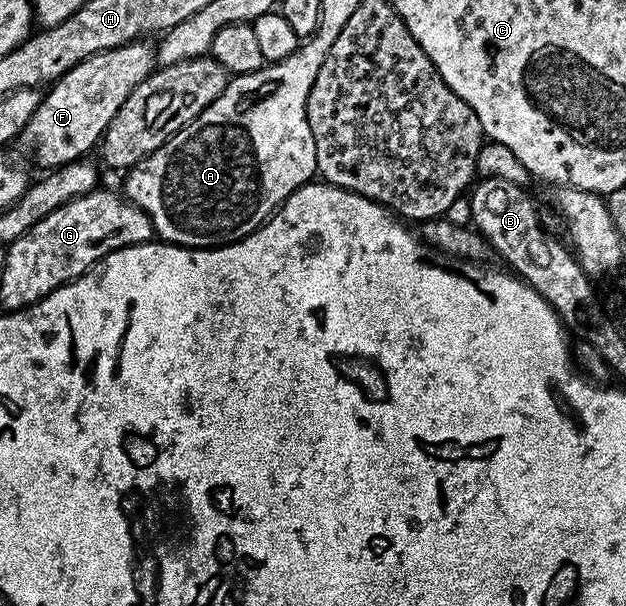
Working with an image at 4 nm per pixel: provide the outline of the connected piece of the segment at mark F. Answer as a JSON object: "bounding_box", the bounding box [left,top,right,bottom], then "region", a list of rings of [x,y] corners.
{"bounding_box":[20,41,156,169],"region":[[[146,41],[126,43],[80,61],[68,73],[49,84],[47,95],[38,100],[36,113],[23,129],[20,139],[34,150],[34,159],[42,169],[57,169],[66,163],[77,163],[89,156],[90,150],[99,146],[112,117],[128,101],[132,89],[149,77],[156,67],[156,51]]]}

